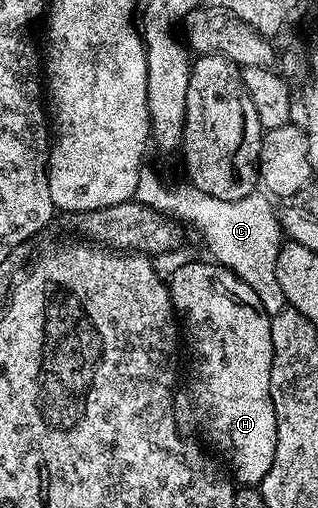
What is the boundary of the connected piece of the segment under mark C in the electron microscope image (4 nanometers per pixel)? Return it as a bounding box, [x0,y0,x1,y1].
[134,165,288,317]

